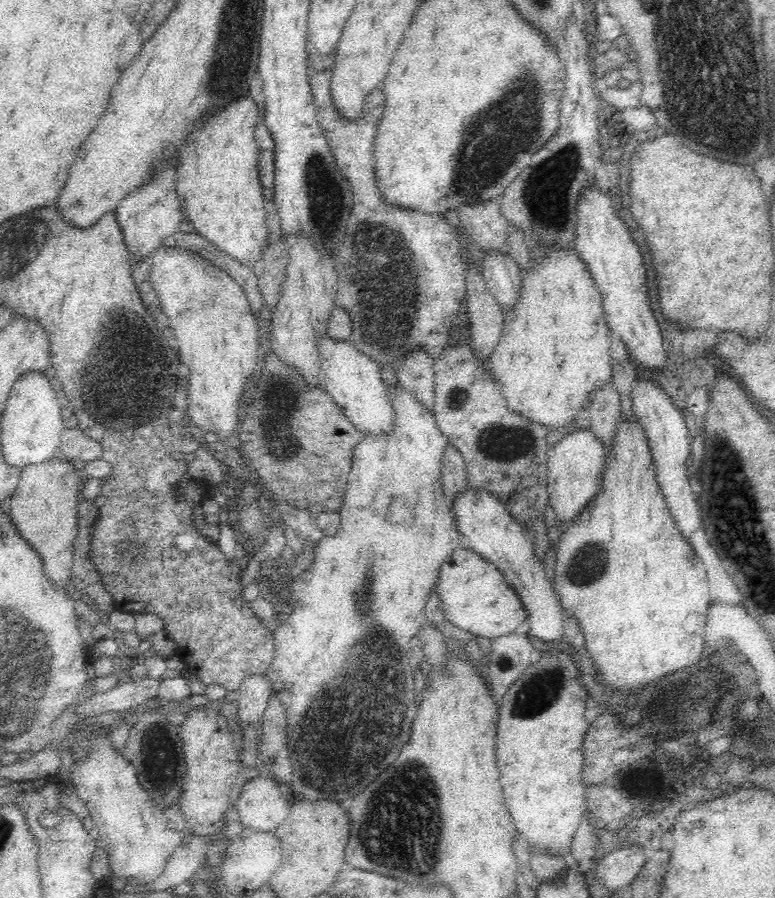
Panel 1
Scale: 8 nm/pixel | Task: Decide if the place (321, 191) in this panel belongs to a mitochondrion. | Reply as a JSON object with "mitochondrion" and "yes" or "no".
{"mitochondrion":"yes"}

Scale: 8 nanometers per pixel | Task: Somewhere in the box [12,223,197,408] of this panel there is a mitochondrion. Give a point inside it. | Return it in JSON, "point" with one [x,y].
{"point":[124,369]}

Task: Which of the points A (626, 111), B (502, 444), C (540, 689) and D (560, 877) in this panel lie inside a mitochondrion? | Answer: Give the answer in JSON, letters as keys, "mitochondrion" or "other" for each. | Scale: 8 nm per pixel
{"A":"other","B":"mitochondrion","C":"mitochondrion","D":"other"}

